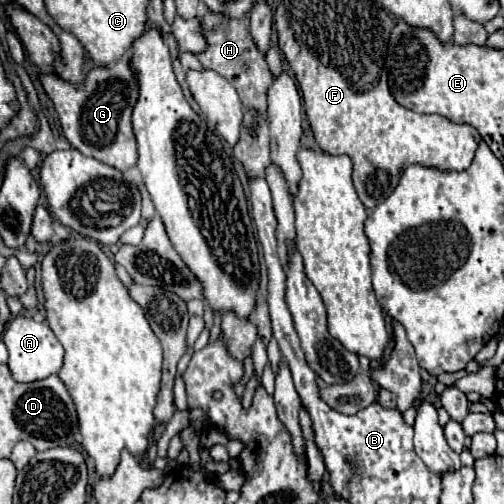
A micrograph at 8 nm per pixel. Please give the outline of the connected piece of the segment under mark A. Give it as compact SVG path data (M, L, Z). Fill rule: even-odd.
M15 316L3 332L3 342L9 352L9 370L17 382L35 382L49 378L51 374L57 374L63 366L63 346L55 338L53 330L43 322Z

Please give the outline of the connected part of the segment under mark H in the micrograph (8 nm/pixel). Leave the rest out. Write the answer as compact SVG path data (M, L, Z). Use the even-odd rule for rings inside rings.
M207 12L205 16L201 16L201 32L205 34L209 48L205 52L197 54L197 58L203 62L205 68L215 70L225 80L229 80L229 84L233 84L233 88L237 90L245 108L257 110L267 120L267 90L269 90L269 84L273 84L273 76L269 72L269 66L267 66L263 54L257 50L251 34L247 30L247 22L245 20L227 20L221 14Z

